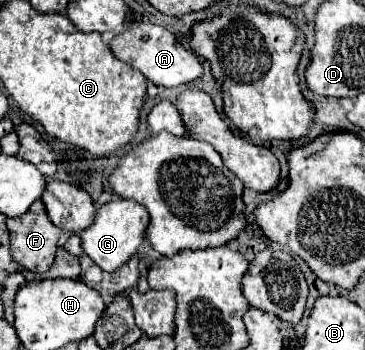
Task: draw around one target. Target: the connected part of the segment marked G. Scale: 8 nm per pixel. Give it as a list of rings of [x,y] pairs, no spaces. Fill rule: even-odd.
[[[114,199],[96,209],[96,219],[92,227],[86,227],[80,233],[84,253],[104,271],[116,271],[132,255],[136,255],[138,245],[144,241],[144,231],[148,227],[148,211],[134,199]]]

